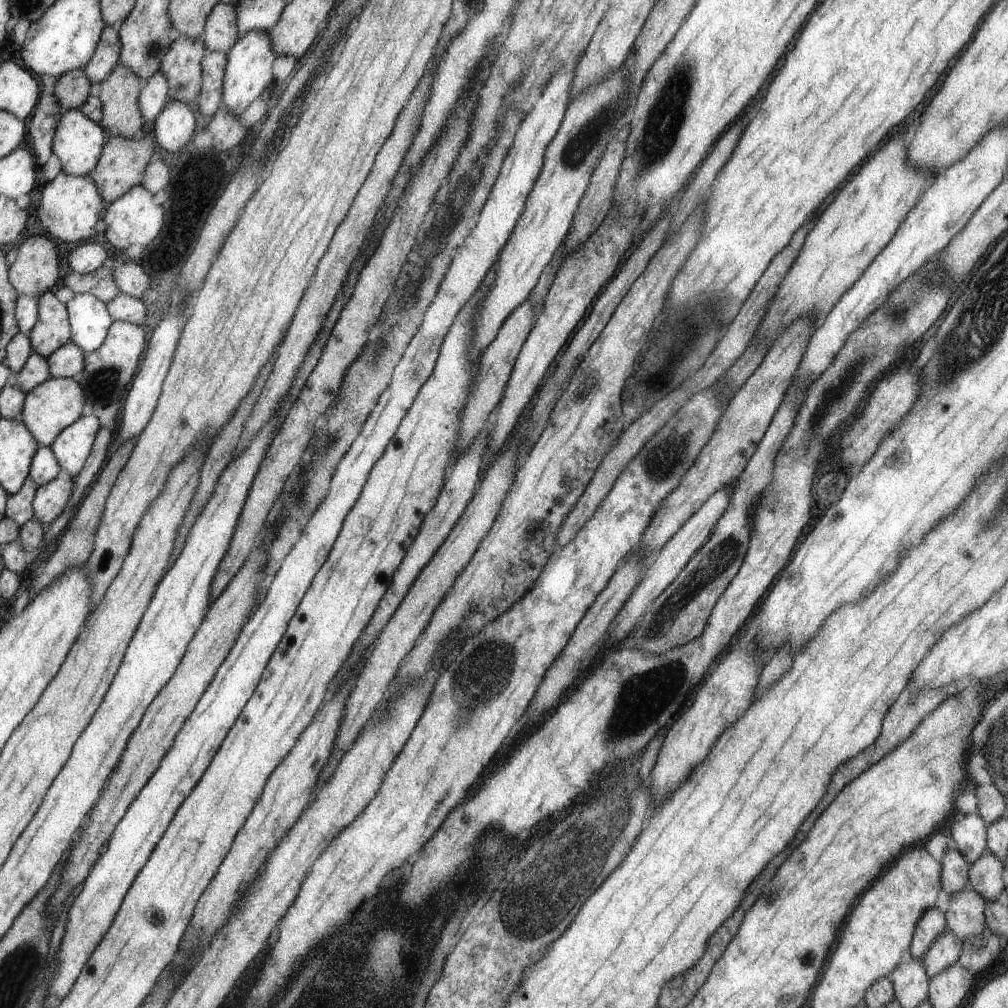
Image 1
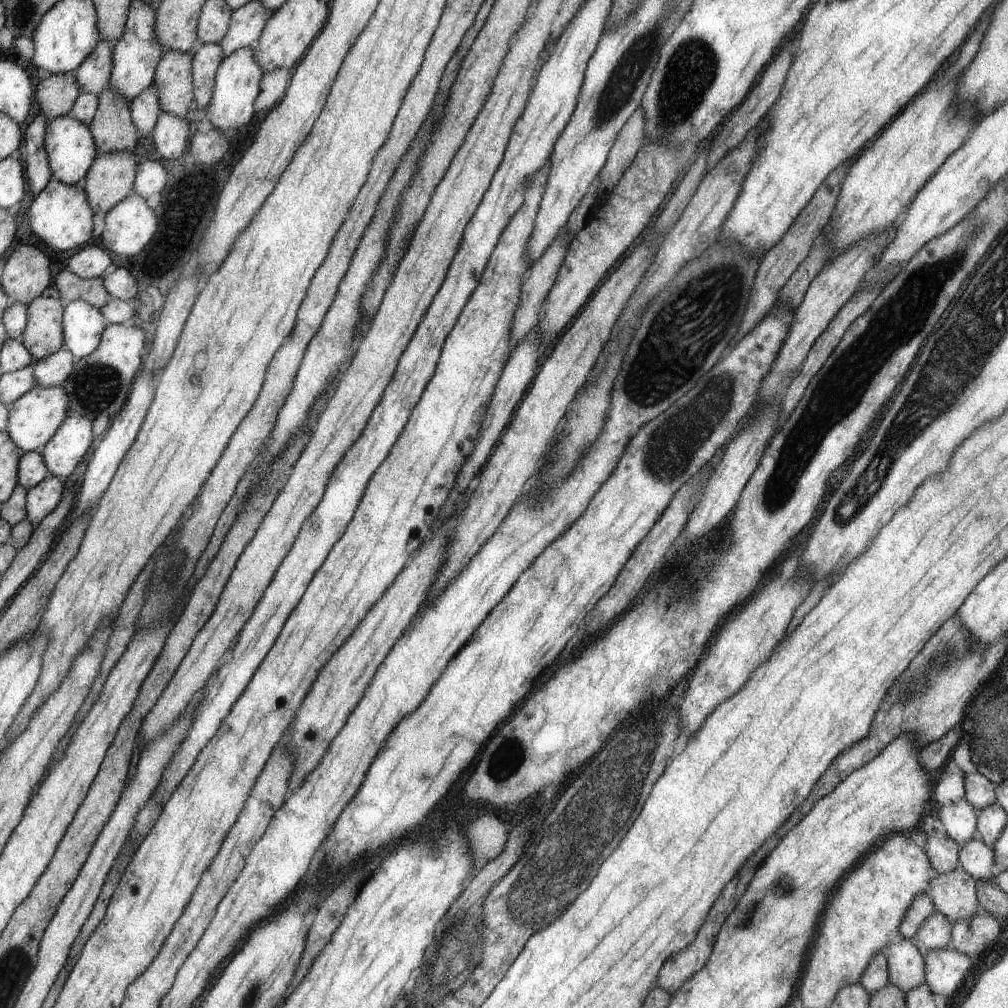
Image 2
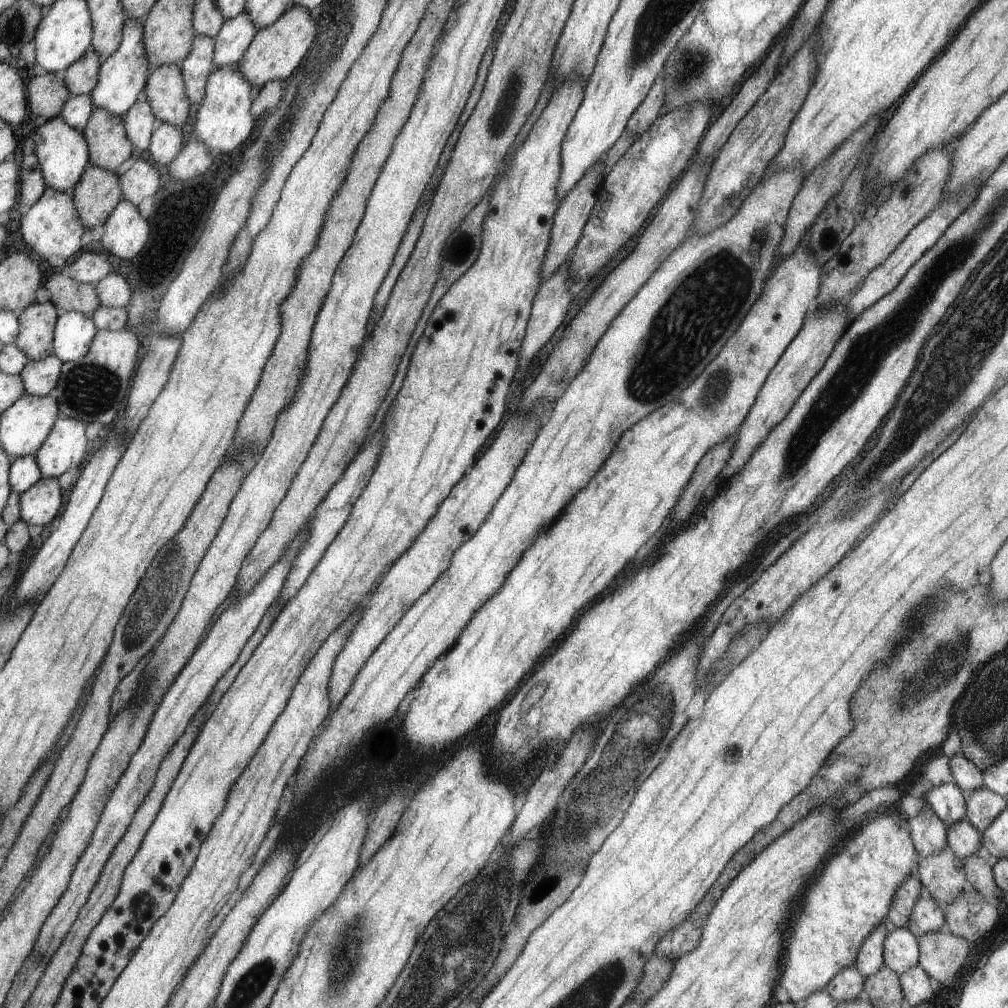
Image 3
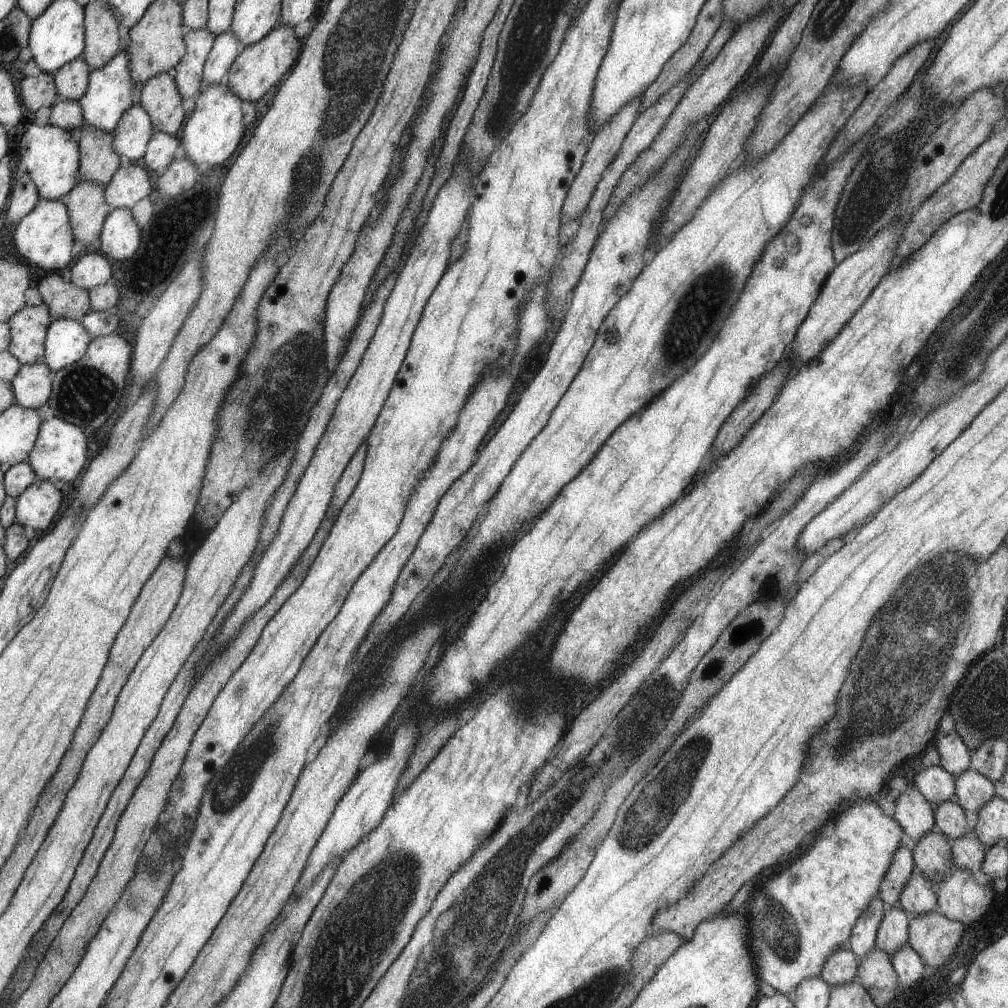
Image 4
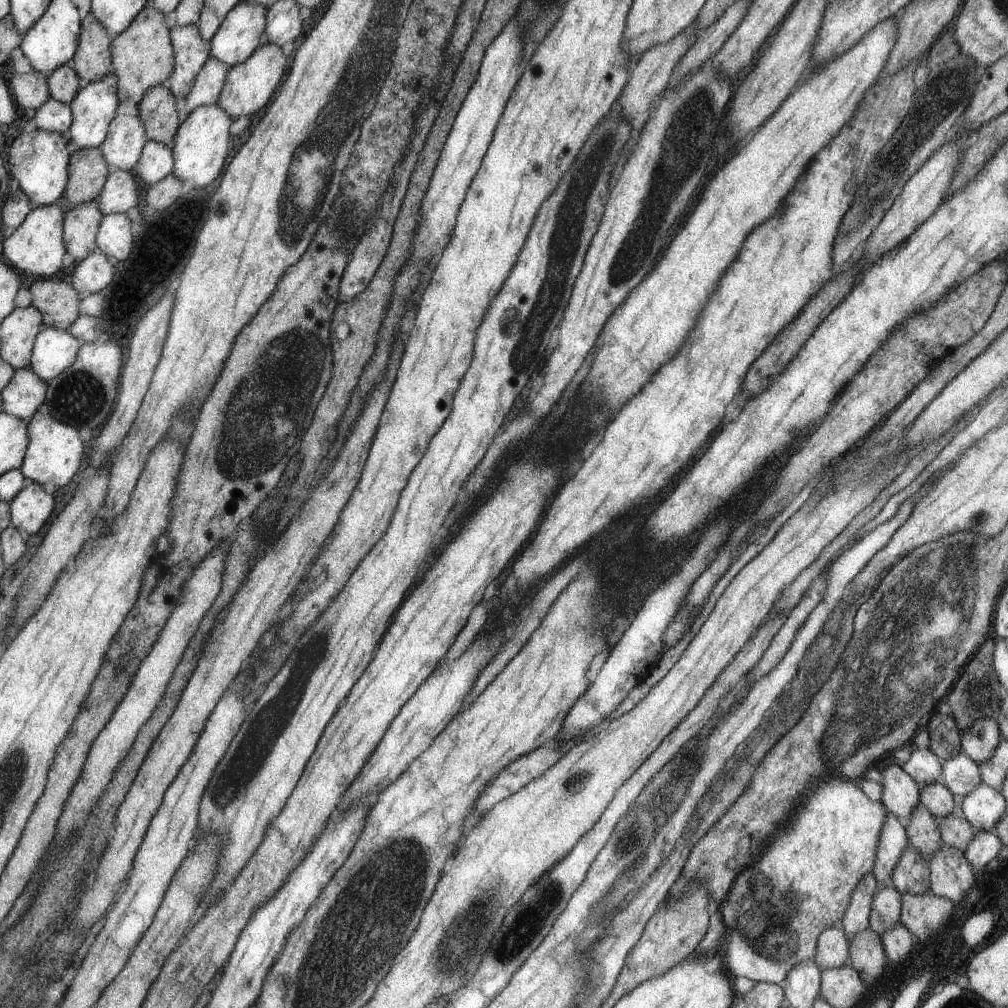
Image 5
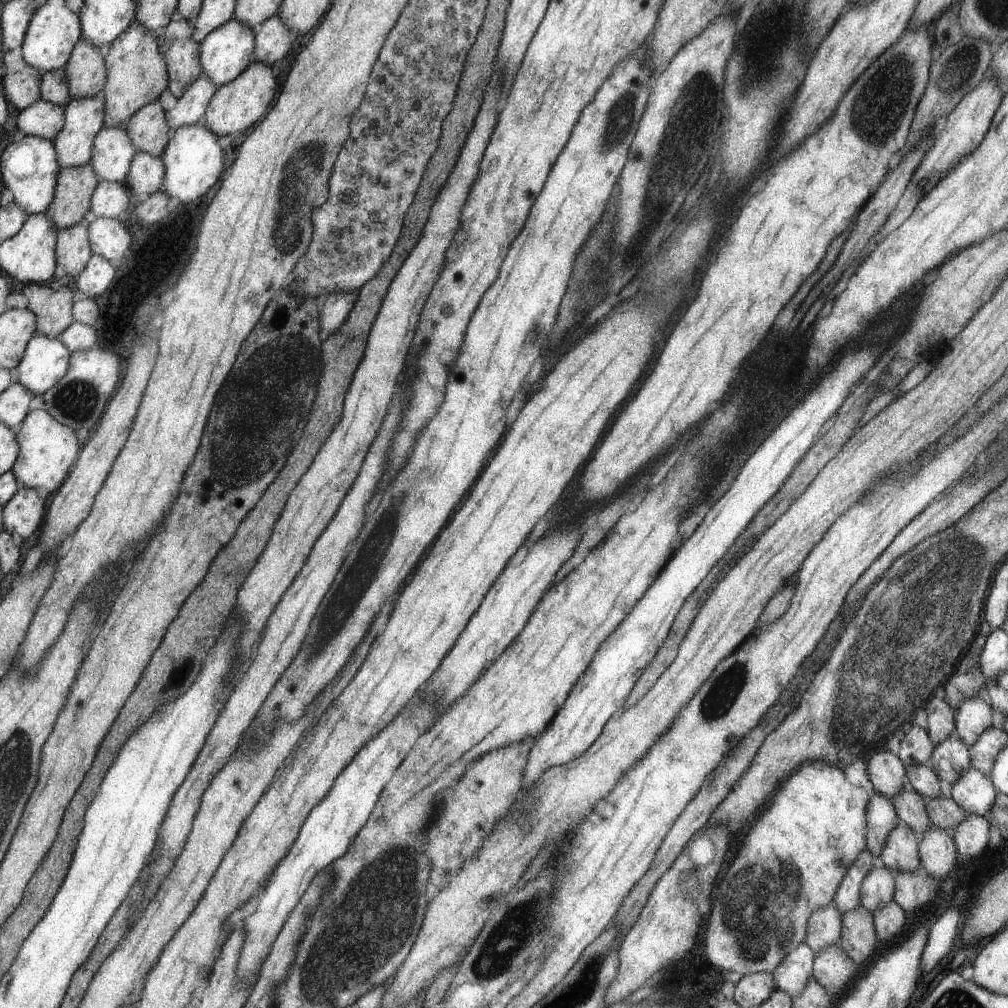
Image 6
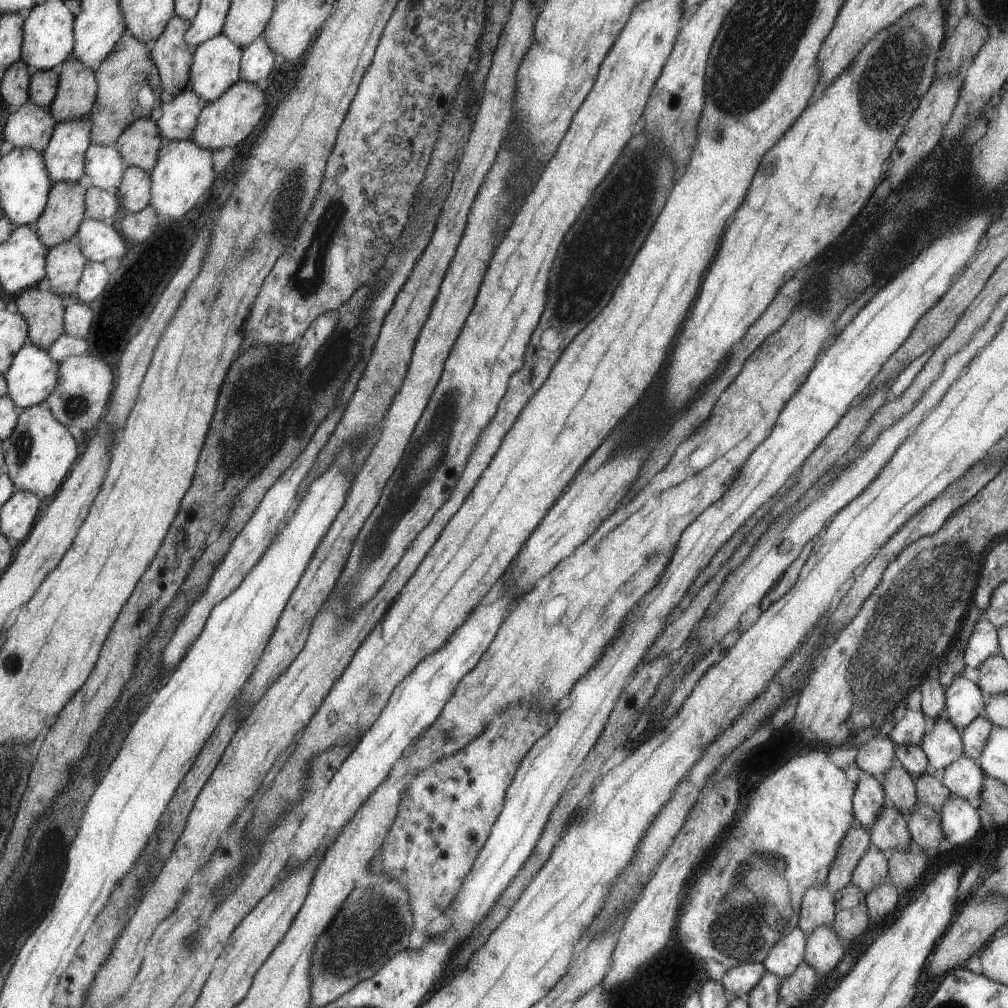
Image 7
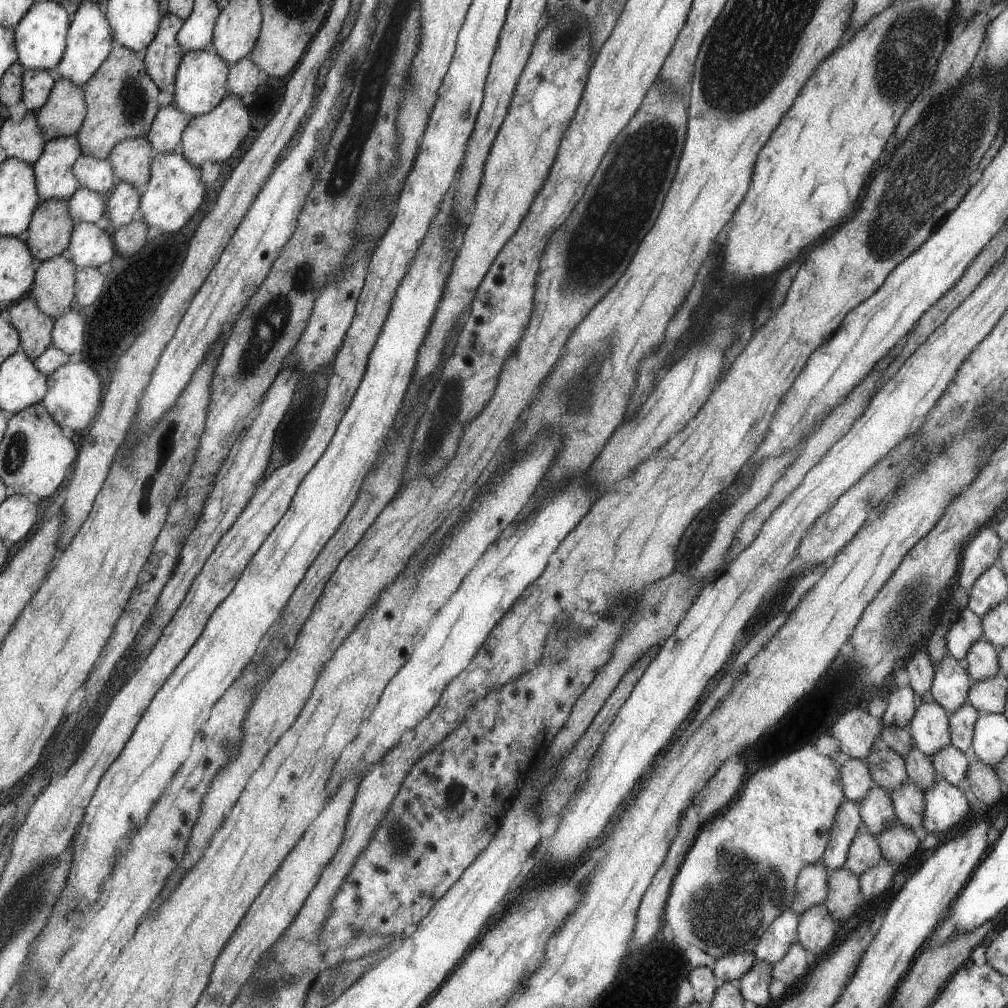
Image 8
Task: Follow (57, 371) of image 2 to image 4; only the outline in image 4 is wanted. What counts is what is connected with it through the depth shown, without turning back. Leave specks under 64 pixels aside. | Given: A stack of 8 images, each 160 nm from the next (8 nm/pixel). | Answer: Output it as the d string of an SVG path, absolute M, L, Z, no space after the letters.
M45 363L23 364L11 380L15 402L24 408L39 409L50 398L53 382L52 370Z

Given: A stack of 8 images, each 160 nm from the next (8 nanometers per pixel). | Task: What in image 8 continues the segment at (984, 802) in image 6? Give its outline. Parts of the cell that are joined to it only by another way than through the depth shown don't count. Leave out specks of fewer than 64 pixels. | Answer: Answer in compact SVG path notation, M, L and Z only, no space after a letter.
M954 745L943 748L931 758L933 767L940 780L948 781L952 786L960 786L966 778L971 762L966 755Z

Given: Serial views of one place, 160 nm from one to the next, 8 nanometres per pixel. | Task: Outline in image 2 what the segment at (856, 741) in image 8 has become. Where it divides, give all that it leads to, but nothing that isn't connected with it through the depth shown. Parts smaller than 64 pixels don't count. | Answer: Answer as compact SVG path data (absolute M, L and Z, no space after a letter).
M942 828L927 836L924 848L932 868L938 875L952 872L960 867L959 850L961 848Z

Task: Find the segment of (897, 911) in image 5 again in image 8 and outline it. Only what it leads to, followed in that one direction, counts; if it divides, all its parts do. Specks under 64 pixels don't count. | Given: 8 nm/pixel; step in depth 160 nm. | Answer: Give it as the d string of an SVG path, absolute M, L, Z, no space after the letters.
M862 822L856 838L851 842L845 868L856 876L860 876L869 868L875 867L882 859L877 838L870 834Z

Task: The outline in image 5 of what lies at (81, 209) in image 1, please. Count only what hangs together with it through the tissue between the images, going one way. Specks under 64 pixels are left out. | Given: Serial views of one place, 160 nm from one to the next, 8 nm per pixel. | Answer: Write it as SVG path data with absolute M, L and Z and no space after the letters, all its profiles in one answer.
M52 203L48 206L34 207L17 230L4 242L4 256L18 272L25 272L38 278L52 278L62 270L64 260L64 222L65 214Z

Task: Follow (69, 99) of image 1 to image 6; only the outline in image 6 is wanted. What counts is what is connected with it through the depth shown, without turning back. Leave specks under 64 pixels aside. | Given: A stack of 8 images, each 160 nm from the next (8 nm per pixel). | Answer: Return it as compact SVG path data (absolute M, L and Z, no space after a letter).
M30 65L23 70L6 73L3 78L9 101L23 111L40 100L40 74Z

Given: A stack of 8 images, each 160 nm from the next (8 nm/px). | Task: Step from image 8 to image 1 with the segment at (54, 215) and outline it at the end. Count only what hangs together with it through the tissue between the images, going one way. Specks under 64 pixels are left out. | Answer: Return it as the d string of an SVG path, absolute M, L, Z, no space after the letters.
M118 64L96 88L102 106L103 117L99 122L108 128L112 137L125 136L131 139L144 126L139 97L141 96L142 77L130 67Z

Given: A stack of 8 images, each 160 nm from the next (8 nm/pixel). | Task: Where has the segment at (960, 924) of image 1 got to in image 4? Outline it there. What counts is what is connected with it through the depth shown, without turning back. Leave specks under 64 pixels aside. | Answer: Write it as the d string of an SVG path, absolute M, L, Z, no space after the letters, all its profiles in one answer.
M933 830L916 843L913 863L926 880L938 888L938 884L950 876L955 867L951 841Z

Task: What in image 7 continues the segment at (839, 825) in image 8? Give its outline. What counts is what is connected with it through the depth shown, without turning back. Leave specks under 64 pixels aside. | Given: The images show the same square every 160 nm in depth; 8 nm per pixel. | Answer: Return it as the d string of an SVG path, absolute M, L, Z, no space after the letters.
M858 822L846 833L827 876L825 887L832 896L850 884L856 865L869 850L870 841L869 830Z

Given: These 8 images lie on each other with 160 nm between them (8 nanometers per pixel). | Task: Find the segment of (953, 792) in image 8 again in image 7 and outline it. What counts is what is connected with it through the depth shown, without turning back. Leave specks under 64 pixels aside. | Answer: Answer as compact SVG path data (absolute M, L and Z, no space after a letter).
M951 795L940 810L940 828L944 832L946 846L960 846L982 830L981 816L974 803Z

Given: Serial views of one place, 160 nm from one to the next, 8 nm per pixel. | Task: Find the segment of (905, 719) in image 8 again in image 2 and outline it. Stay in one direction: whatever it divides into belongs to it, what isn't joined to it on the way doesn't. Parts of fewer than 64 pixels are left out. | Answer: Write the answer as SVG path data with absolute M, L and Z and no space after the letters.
M966 799L948 806L934 807L933 813L940 824L940 828L952 840L955 840L960 848L968 841L977 838L978 811Z

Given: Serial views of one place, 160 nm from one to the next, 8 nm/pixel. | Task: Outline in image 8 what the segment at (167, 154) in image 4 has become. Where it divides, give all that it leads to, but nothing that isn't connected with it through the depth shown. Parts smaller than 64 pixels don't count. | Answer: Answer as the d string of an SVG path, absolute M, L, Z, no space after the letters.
M120 181L106 199L106 216L111 220L112 230L116 231L134 219L142 218L141 194L133 184Z

